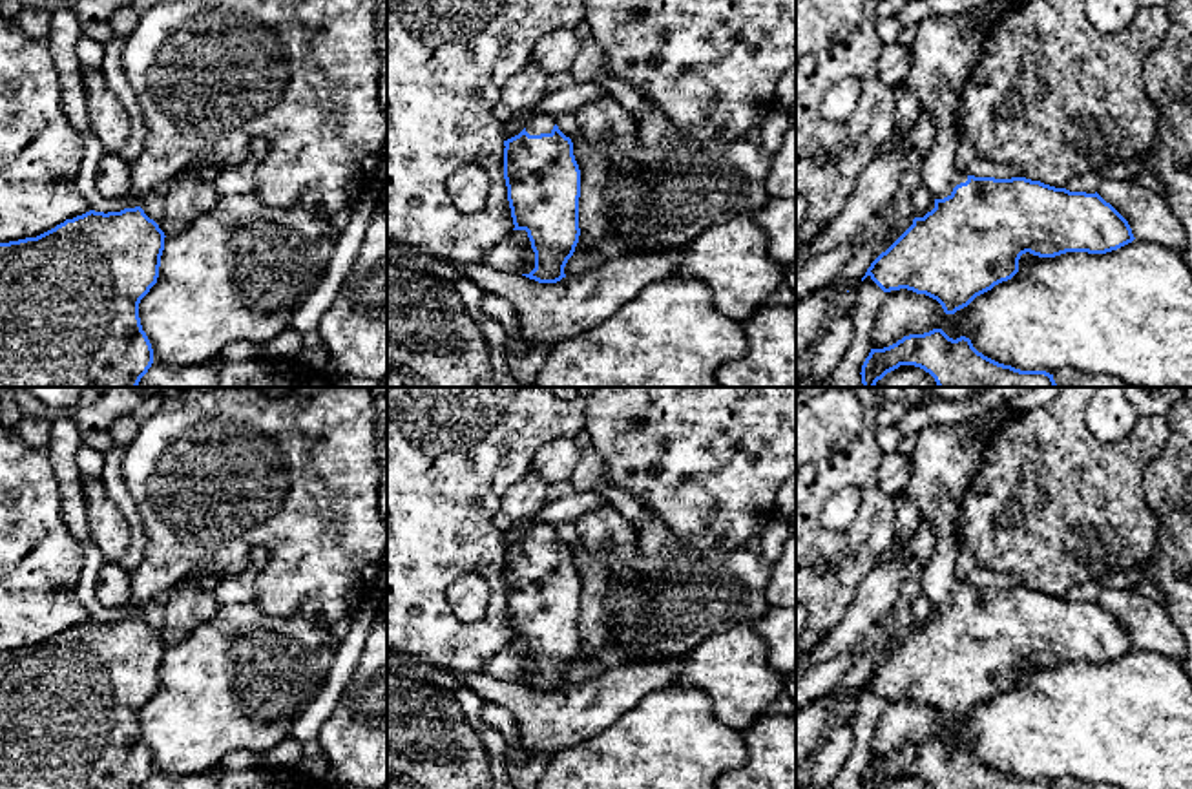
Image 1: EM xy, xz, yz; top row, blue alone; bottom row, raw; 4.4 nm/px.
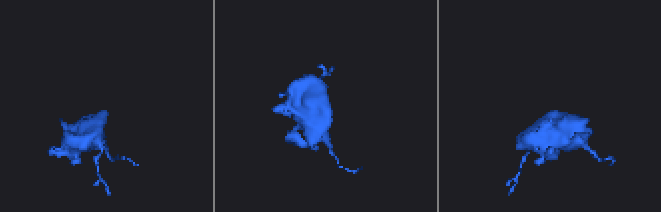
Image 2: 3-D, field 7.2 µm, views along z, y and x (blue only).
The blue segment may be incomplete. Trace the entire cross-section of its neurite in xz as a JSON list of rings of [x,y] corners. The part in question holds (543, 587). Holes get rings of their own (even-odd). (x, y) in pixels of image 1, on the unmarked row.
[[[537,522],[515,546],[504,550],[504,588],[513,639],[526,639],[535,661],[535,678],[522,683],[538,692],[557,692],[579,652],[580,579],[573,552],[555,533],[555,524]]]

